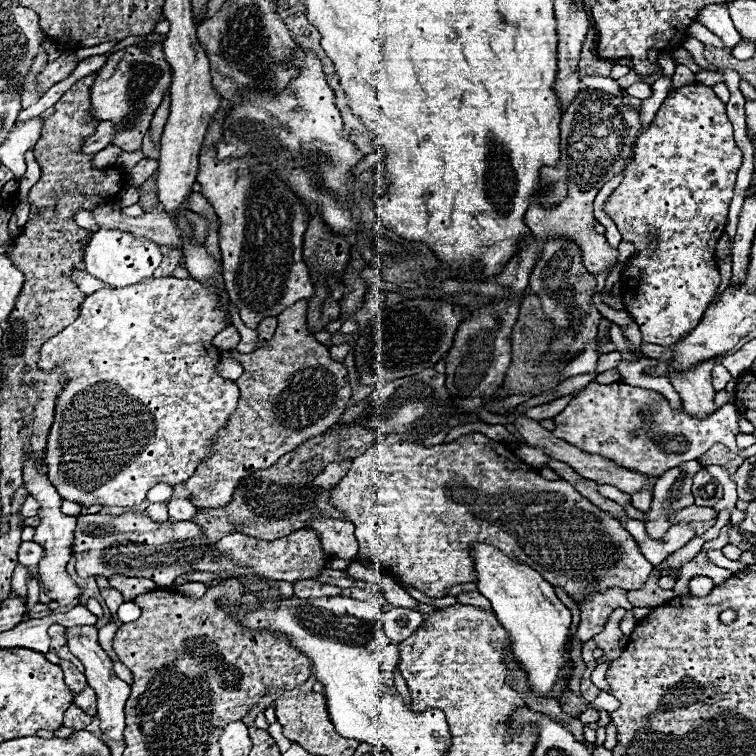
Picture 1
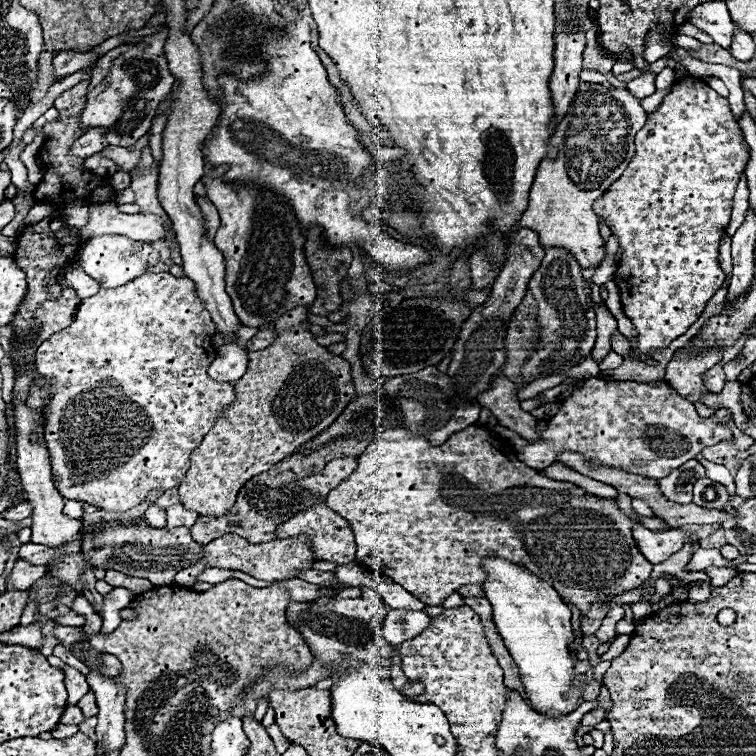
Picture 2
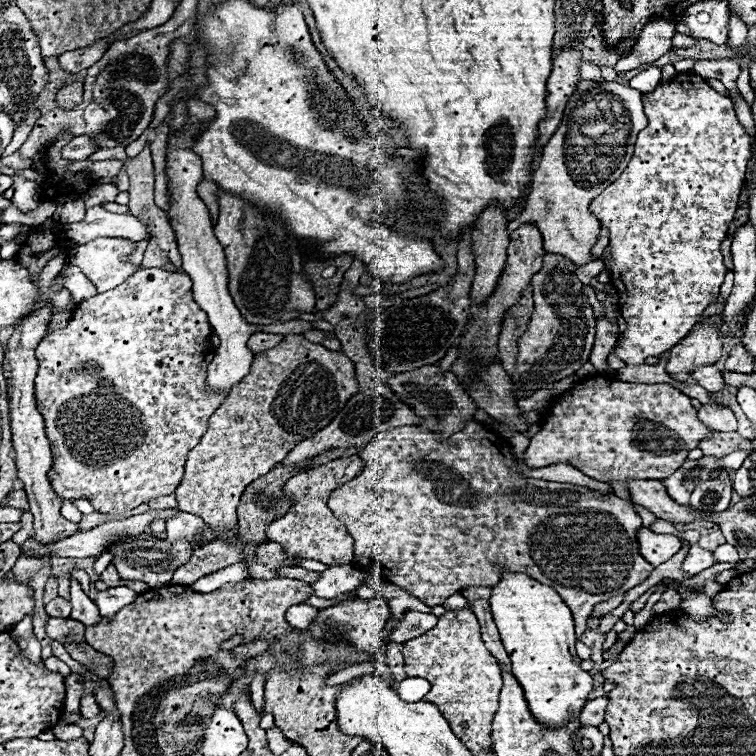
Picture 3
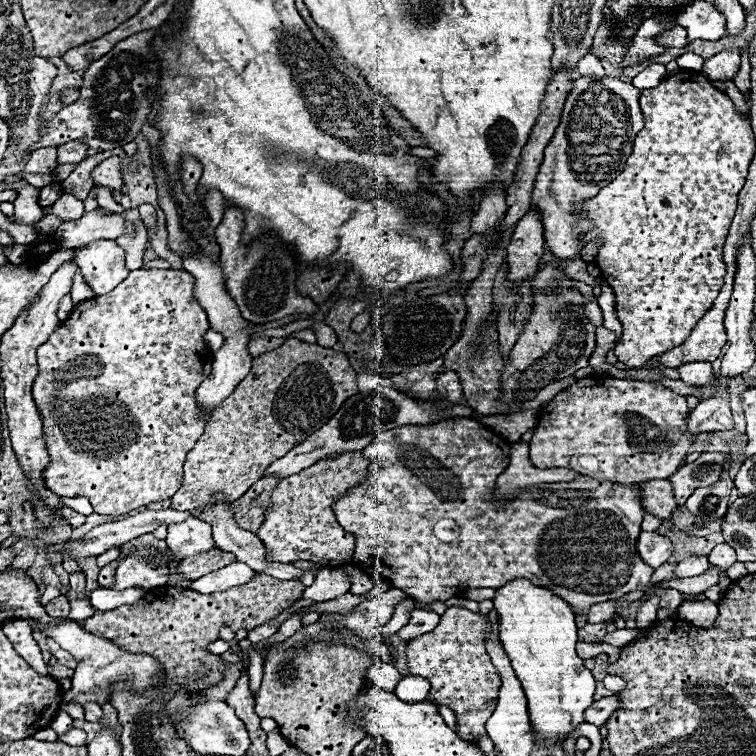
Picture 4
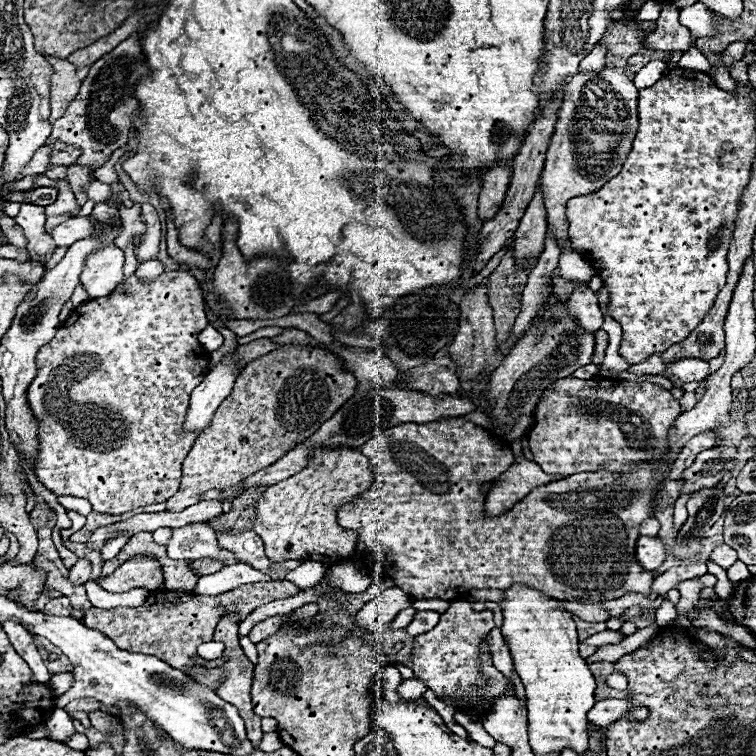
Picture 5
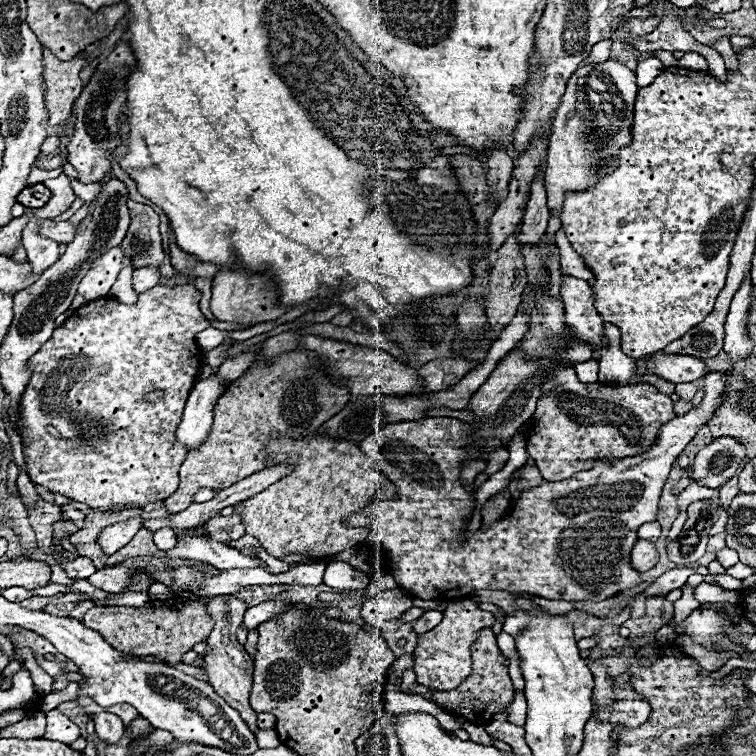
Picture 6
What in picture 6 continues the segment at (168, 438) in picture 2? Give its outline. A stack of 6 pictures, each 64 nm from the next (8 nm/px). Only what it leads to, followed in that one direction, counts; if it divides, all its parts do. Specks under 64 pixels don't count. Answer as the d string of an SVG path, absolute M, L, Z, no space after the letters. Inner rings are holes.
M176 274L174 278L160 278L158 286L140 294L138 302L132 306L122 304L116 298L94 300L94 302L74 310L74 314L60 328L54 330L52 338L46 344L42 344L42 348L28 360L28 368L32 370L32 378L20 396L20 404L18 404L20 414L18 414L16 432L22 438L22 452L24 452L24 460L26 460L26 424L30 424L30 464L26 464L26 468L28 468L28 476L32 482L50 488L50 492L58 492L58 494L62 494L74 502L82 502L82 504L88 504L90 508L100 508L104 512L112 510L114 506L128 506L128 504L130 506L144 506L150 502L162 502L178 490L178 470L180 470L180 464L184 462L188 450L176 442L176 428L182 420L188 392L196 382L196 372L200 370L198 366L202 366L202 356L200 356L200 350L196 344L196 334L202 332L204 328L208 328L208 320L204 318L204 314L198 308L202 292L198 292L192 286L192 282L194 282L194 278L180 276L180 274ZM152 390L162 390L164 398L160 402L146 402L144 394L148 394ZM72 436L78 436L84 440L82 450L72 450L68 446L66 438L72 438Z

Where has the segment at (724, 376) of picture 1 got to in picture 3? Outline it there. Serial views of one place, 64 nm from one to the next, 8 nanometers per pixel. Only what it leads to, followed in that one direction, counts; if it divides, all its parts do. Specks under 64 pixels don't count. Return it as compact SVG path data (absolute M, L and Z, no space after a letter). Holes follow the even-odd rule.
M696 366L696 368L690 372L690 376L692 376L700 386L704 386L704 388L710 390L710 392L716 392L716 390L720 390L720 388L724 386L724 382L722 382L722 372L720 372L716 366Z

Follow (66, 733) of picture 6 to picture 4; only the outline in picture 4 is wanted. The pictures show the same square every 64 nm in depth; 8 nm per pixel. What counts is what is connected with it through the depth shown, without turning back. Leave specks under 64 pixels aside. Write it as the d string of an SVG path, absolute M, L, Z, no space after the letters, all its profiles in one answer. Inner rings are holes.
M58 710L58 714L56 714L56 718L52 720L50 728L52 728L58 736L62 736L62 734L66 734L66 732L72 728L72 718L70 718L64 710Z

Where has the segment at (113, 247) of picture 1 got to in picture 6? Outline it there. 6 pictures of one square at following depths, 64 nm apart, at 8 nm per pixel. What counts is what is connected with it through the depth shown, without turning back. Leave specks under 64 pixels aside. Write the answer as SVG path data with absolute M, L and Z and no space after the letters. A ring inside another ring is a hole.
M112 248L92 263L90 271L81 280L78 293L84 298L84 304L104 298L110 294L112 284L116 282L118 272L122 270L124 254L120 248Z

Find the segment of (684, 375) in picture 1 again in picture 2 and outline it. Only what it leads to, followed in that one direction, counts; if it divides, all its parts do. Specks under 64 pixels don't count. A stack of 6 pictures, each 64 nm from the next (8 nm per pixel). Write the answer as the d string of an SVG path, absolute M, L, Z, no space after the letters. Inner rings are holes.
M688 346L674 352L672 360L666 366L666 382L686 396L690 402L700 402L700 394L706 390L702 374L722 360L722 350L718 348L700 348L694 350Z

